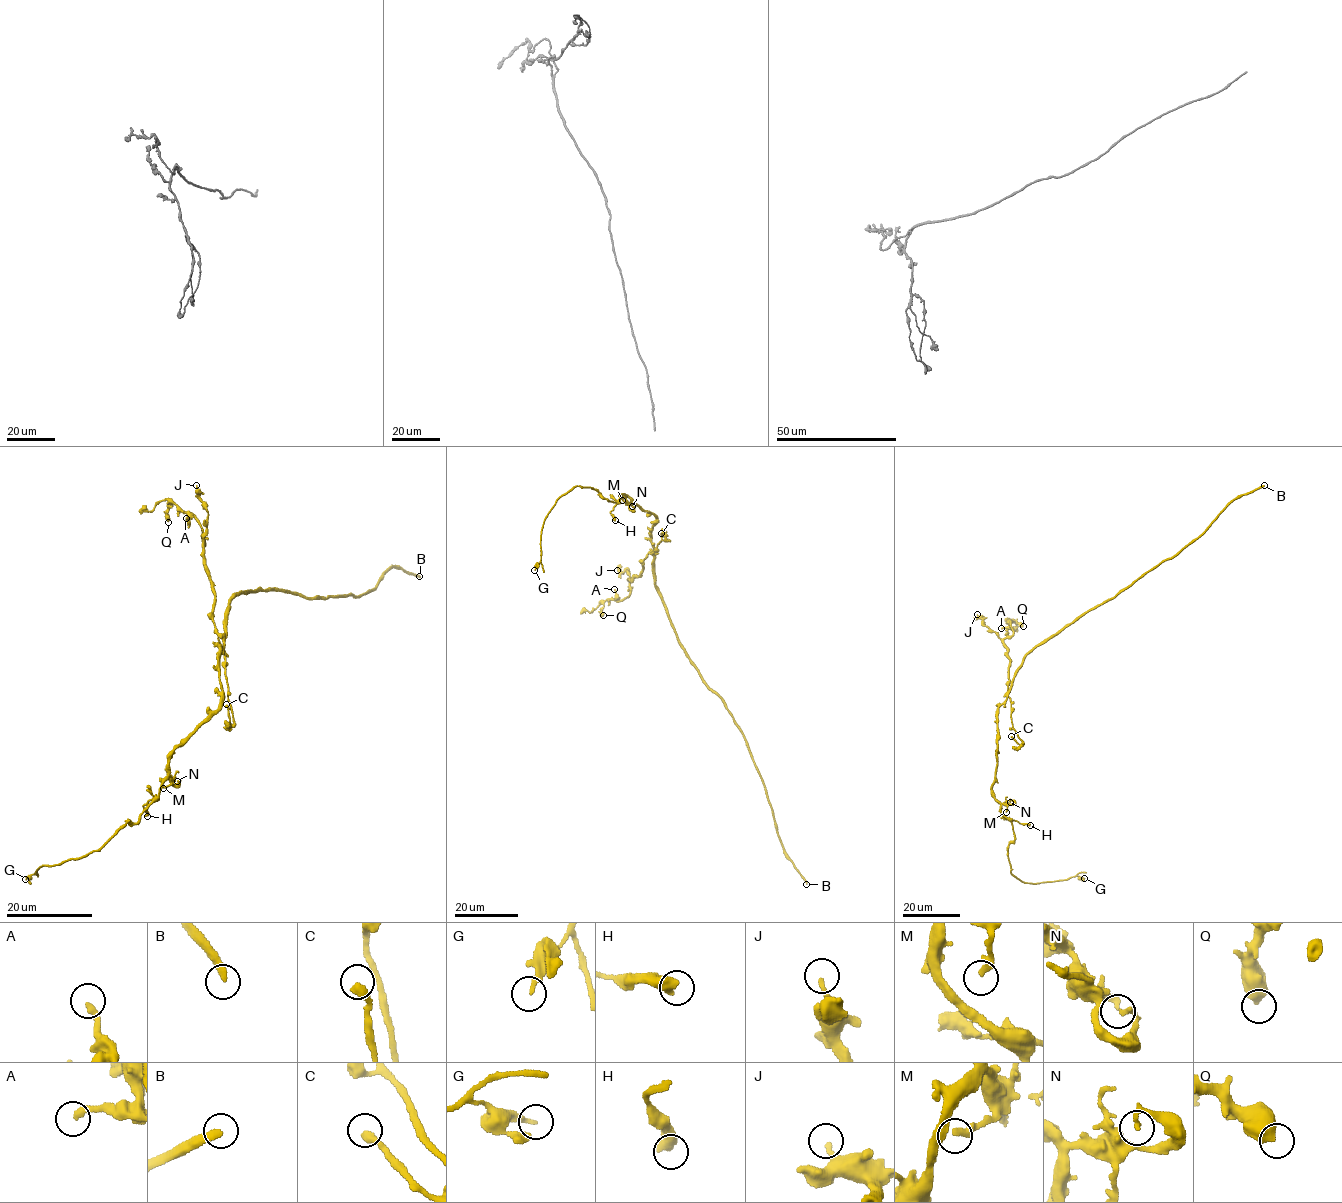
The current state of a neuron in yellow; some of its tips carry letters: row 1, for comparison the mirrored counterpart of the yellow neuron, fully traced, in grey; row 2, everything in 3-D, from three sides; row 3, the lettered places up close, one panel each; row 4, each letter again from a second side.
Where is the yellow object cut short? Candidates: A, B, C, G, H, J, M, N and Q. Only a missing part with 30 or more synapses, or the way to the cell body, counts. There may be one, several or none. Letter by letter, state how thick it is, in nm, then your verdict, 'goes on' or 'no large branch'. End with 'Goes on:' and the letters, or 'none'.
A: calibre 280 nm; no large branch
B: calibre 320 nm; no large branch
C: calibre 380 nm; no large branch
G: calibre 220 nm; no large branch
H: calibre 550 nm; no large branch
J: calibre 220 nm; no large branch
M: calibre 320 nm; no large branch
N: calibre 190 nm; no large branch
Q: calibre 550 nm; no large branch
Goes on: none

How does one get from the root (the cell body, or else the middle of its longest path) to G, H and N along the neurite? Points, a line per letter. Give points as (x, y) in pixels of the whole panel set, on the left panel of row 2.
G: (228, 611), (220, 651), (222, 706), (174, 749), (166, 779), (140, 818), (97, 850), (41, 865), (25, 879)
H: (228, 611), (225, 646), (220, 651), (222, 706), (174, 749), (159, 794), (144, 806), (147, 816)
N: (228, 611), (225, 646), (220, 651), (222, 706), (174, 749), (168, 773), (172, 783), (177, 781)

